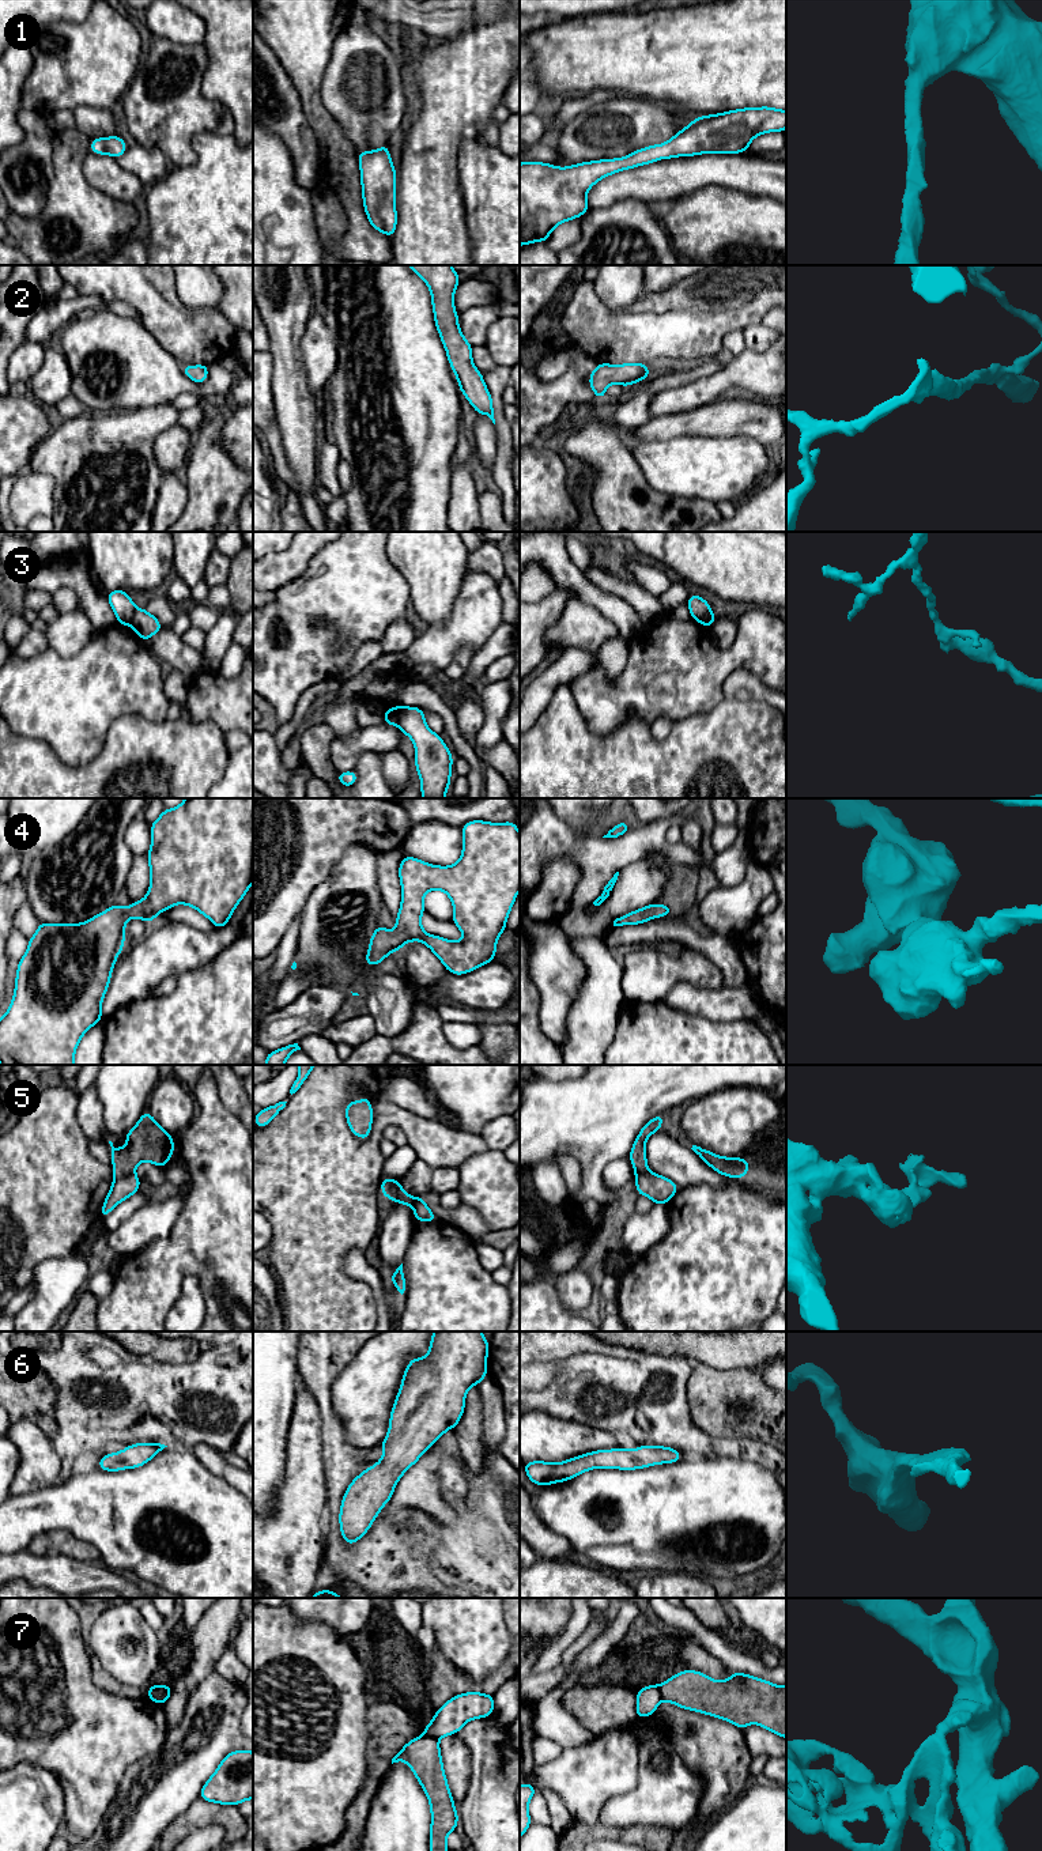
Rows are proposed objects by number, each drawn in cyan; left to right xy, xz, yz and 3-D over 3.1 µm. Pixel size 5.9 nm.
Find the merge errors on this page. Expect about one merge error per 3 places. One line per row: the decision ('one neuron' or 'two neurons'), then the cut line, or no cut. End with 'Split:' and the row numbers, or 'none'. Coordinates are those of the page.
1: one neuron; no cut
2: one neuron; no cut
3: two neurons; cut in xz along (404, 707), (396, 724)
4: one neuron; no cut
5: two neurons; cut in xz along (392, 1183), (395, 1190), (387, 1197)
6: one neuron; no cut
7: two neurons; cut in xz along (425, 1734), (437, 1740)
Split: 3, 5, 7

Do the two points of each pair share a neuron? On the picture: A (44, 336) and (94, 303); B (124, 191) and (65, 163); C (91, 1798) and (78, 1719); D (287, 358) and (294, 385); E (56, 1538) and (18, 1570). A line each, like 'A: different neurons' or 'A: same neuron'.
A: same neuron
B: different neurons
C: same neuron
D: same neuron
E: different neurons

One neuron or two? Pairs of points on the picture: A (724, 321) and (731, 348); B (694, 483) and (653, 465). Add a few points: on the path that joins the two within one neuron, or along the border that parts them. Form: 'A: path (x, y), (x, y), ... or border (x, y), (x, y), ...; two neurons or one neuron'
A: border (742, 331), (731, 331), (725, 335), (724, 354); two neurons
B: path (684, 473), (678, 467), (663, 465); one neuron

